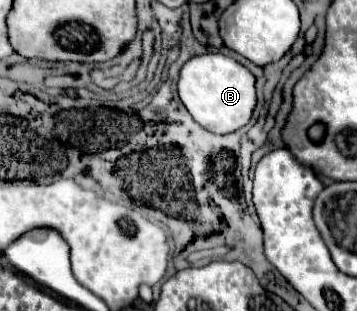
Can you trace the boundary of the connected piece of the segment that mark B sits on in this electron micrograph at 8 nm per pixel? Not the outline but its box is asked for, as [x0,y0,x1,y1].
[178,54,256,134]

